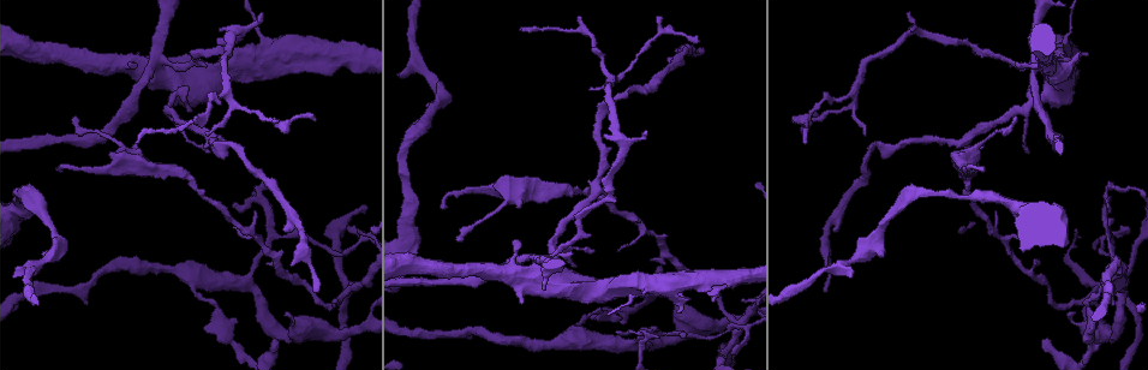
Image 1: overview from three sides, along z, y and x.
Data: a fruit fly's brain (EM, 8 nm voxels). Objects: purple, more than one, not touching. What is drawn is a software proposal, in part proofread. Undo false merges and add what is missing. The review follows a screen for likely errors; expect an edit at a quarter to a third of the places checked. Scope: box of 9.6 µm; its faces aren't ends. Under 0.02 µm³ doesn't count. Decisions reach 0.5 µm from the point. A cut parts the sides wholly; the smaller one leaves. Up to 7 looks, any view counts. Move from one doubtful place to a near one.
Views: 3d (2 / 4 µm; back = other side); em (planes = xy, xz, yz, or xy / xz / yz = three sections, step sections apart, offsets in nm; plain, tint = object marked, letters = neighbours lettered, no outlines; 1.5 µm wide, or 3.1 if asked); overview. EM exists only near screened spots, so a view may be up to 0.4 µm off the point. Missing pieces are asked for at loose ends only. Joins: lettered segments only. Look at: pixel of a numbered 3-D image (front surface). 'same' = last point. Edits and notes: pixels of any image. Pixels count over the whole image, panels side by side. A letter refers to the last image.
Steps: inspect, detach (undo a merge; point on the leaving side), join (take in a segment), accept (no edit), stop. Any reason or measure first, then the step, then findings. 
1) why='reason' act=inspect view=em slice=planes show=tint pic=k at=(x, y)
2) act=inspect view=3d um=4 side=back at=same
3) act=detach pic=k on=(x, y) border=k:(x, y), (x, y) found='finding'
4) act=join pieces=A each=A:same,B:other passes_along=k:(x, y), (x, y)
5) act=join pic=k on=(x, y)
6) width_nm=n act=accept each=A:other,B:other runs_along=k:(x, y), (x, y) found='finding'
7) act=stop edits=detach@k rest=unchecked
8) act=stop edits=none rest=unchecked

why='an open end' act=inspect view=em slice=planes show=letters pic=1 at=(63, 170)

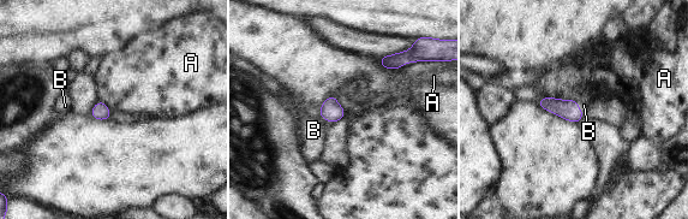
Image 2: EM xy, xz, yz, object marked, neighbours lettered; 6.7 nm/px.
act=join pic=2 on=(584, 105) each=A:other,B:same passes_along=2:(568, 110), (580, 108), (584, 105) found='the neuron continues'

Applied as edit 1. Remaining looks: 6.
act=inspect view=overview

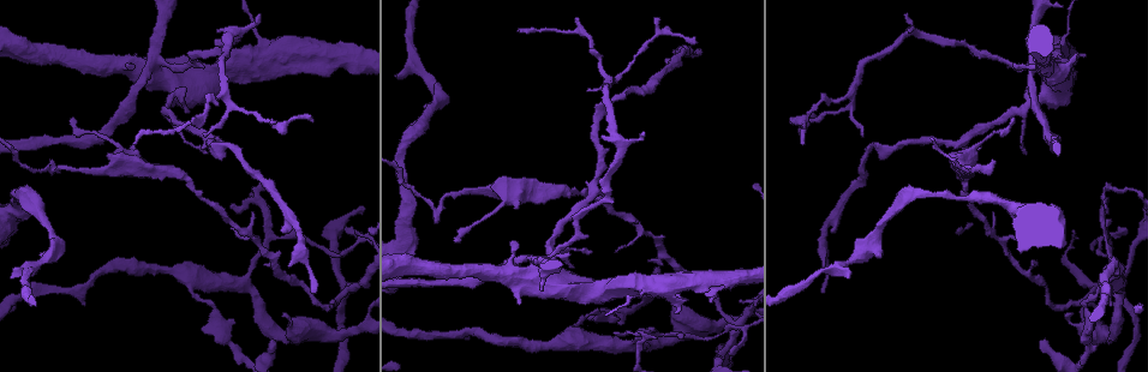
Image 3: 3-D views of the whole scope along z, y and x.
why='a fork' act=inspect view=em slice=xy step=8 show=tint pic=3 at=(268, 237)

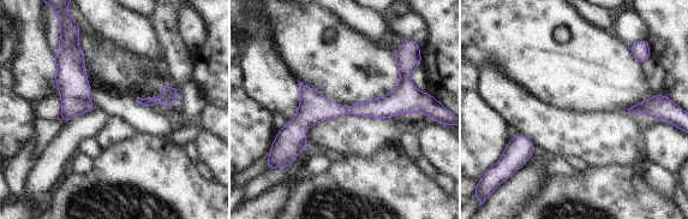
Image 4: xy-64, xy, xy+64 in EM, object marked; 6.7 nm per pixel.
act=inspect view=em slice=xy step=8 show=letters at=same

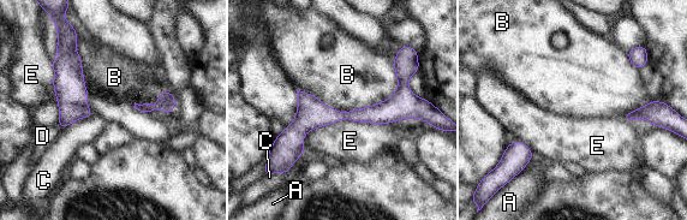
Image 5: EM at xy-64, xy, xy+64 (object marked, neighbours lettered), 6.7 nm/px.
width_nm=200 act=accept each=A:other,B:other,C:other,D:other,E:other runs_along=5:(372, 108), (312, 116), (267, 171) found='one neuron here'

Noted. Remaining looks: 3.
why='thick turns thin' act=inspect view=em slice=planes show=plain pic=3 at=(211, 310)

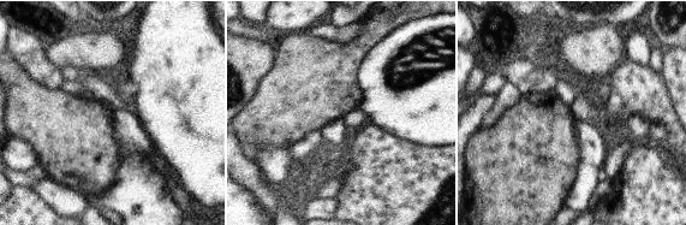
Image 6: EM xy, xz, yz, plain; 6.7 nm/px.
act=inspect view=em slice=planes show=tint at=same

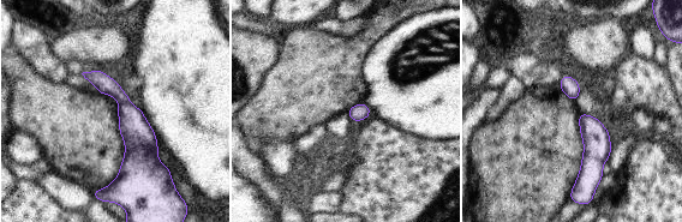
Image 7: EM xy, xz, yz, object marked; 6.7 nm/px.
why='what lies round it' act=inspect view=em slice=planes show=letters at=same

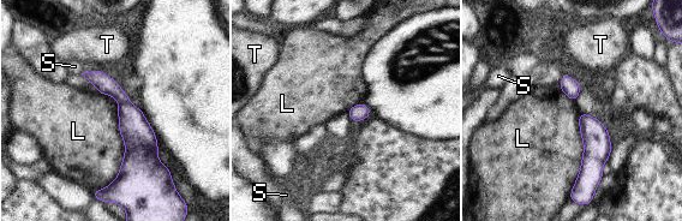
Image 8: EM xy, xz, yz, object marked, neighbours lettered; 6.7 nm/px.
longest_contact=L:600nm act=detach pic=8 on=(139, 137) each=L:other,S:other,T:other border=8:(129, 102), (119, 105) found='a second neuron is stuck on'

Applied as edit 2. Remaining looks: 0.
act=stop edits=join@2,detach@8 rest=unchecked

